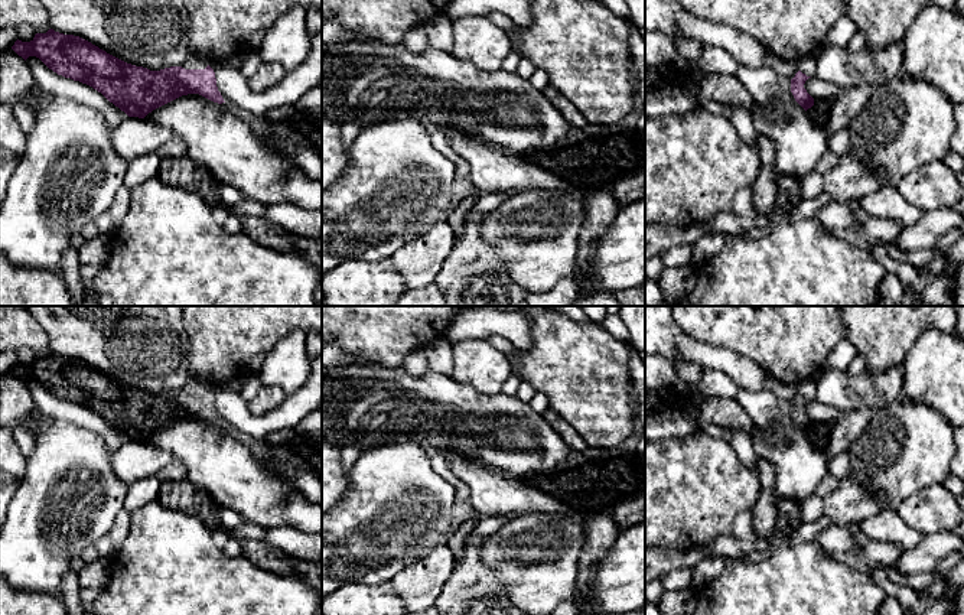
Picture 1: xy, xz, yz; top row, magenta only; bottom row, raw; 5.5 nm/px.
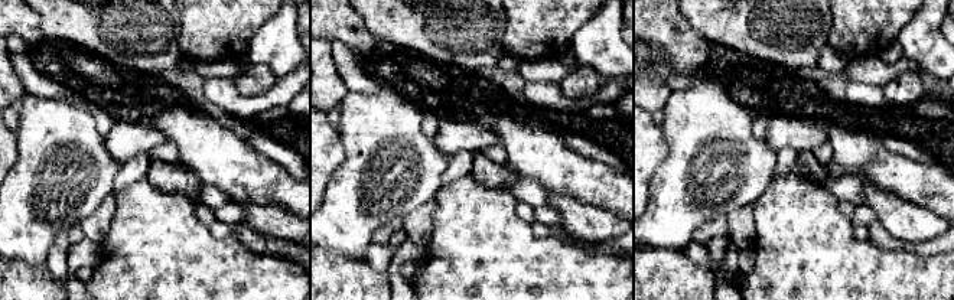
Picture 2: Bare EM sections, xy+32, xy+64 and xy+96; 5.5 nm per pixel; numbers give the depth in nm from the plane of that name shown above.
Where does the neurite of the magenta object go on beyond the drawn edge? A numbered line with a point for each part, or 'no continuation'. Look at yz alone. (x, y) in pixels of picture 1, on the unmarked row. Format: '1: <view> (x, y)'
1: yz (818, 436)

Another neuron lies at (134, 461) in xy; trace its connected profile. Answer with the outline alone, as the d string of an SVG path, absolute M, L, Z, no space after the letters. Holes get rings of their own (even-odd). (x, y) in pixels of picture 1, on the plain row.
M127 440L118 450L111 452L113 471L127 487L156 475L172 461L175 459L169 452L139 440Z

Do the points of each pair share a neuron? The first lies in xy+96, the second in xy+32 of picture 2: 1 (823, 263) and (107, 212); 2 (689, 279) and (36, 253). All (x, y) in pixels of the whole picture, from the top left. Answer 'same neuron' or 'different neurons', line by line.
1: different neurons
2: different neurons

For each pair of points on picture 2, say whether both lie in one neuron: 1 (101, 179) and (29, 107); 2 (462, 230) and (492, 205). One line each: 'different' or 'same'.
1: same
2: same

